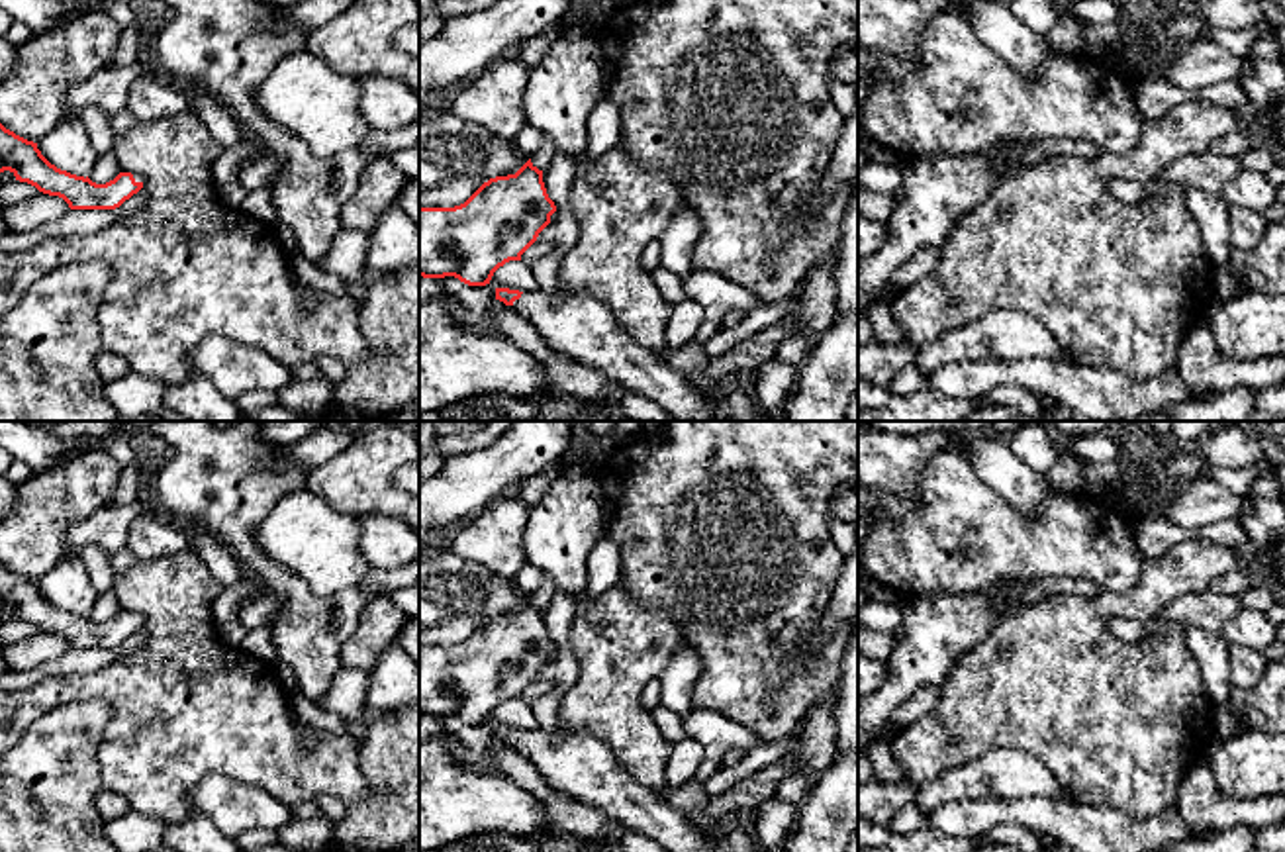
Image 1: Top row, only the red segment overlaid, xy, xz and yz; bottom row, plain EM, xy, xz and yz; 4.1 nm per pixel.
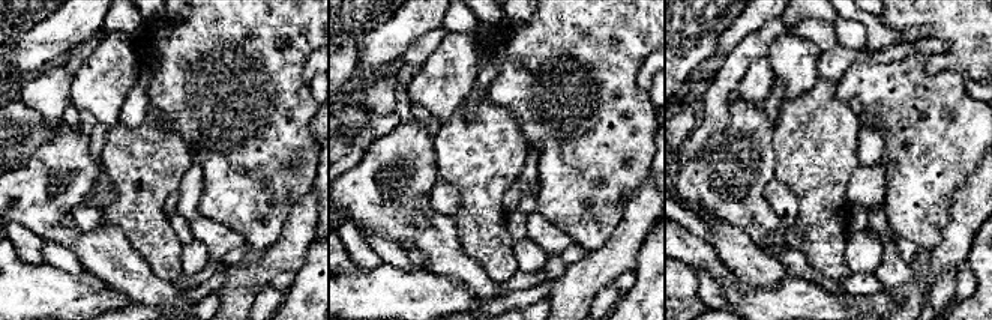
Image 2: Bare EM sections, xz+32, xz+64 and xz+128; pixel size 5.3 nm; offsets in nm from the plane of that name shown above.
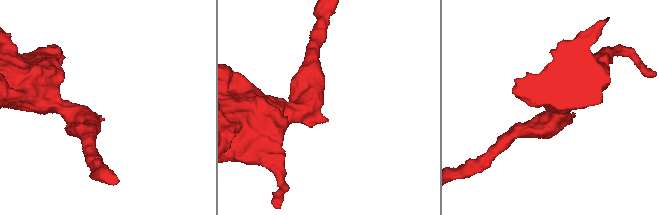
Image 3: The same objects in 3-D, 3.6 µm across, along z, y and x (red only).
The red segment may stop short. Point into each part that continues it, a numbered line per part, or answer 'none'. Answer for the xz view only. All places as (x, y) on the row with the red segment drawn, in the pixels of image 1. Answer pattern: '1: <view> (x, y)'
1: xz (578, 326)

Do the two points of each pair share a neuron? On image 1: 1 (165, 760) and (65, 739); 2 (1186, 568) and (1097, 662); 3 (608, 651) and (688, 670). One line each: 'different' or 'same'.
1: different
2: same
3: different

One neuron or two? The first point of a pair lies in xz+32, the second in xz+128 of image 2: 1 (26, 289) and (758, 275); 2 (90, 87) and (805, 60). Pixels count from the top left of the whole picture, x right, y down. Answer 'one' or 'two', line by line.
1: two
2: one

